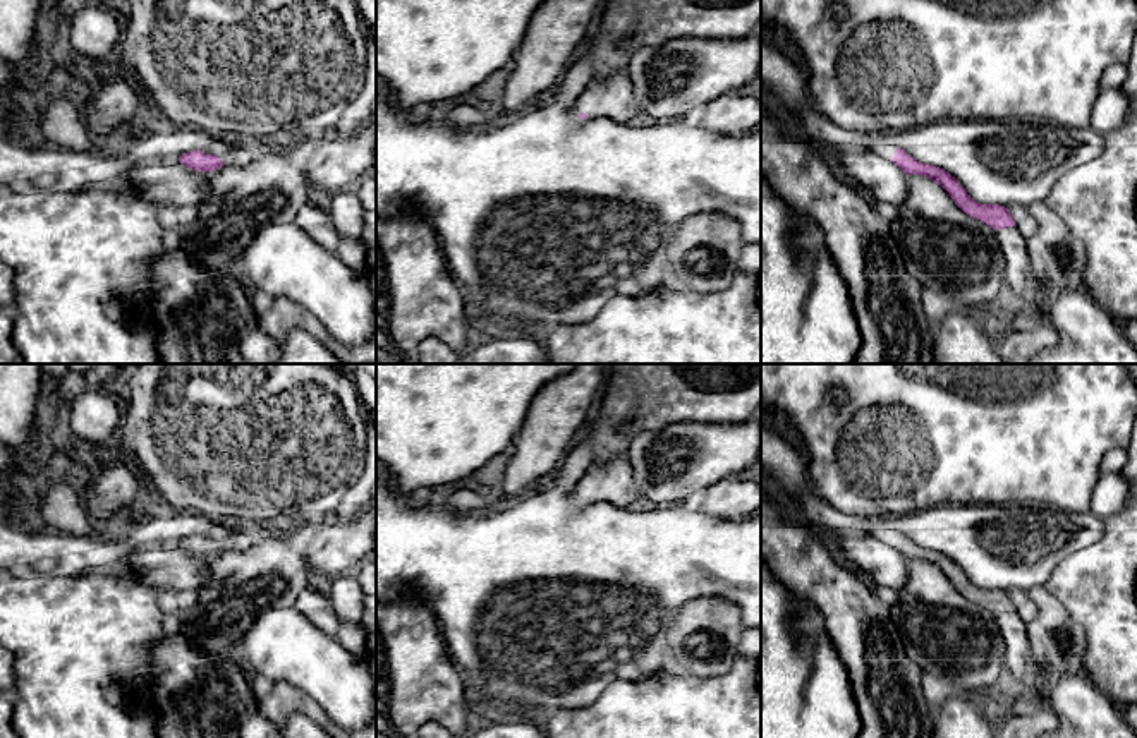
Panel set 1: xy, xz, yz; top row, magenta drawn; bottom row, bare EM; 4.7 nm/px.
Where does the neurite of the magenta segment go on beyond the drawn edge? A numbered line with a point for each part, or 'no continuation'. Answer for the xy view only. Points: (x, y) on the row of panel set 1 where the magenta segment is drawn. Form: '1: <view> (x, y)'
1: xy (241, 153)

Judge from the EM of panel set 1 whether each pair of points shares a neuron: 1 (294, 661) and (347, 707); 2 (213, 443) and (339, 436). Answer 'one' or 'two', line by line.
1: one
2: one

